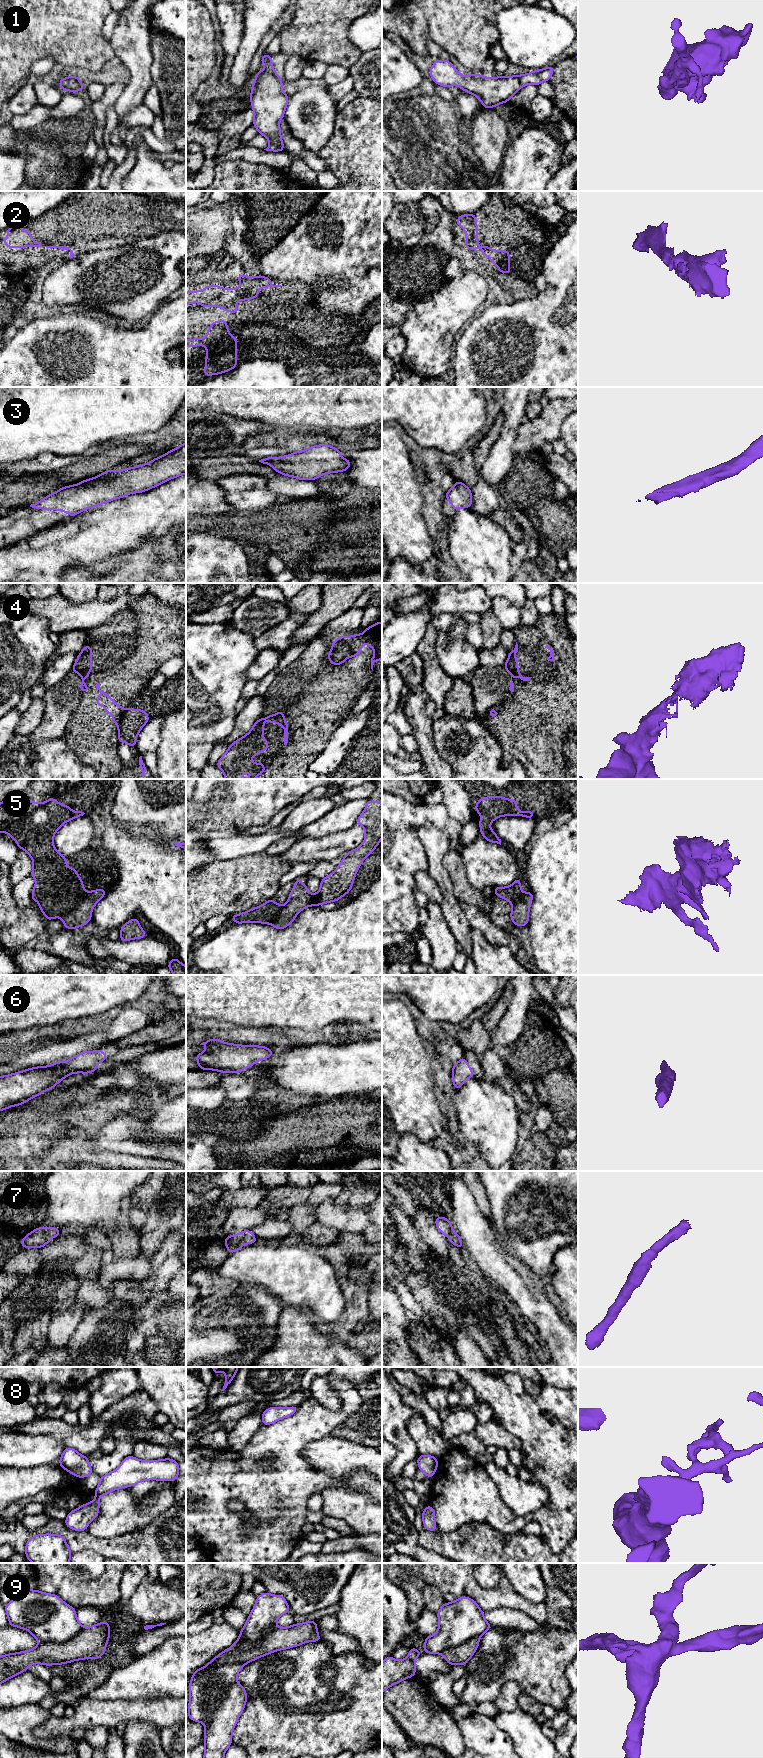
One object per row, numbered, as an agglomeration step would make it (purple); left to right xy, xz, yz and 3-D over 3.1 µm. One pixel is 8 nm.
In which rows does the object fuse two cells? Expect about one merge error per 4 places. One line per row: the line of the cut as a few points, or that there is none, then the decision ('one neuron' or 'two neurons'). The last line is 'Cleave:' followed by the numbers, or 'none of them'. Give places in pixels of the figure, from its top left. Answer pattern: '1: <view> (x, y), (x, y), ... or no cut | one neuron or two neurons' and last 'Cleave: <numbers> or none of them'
1: no cut | one neuron
2: no cut | one neuron
3: no cut | one neuron
4: xy (81, 675), (87, 677) | two neurons
5: xy (85, 893), (72, 909), (59, 916) | two neurons
6: no cut | one neuron
7: no cut | one neuron
8: no cut | one neuron
9: xy (83, 1627), (74, 1636), (63, 1642), (39, 1642) | two neurons
Cleave: 4, 5, 9

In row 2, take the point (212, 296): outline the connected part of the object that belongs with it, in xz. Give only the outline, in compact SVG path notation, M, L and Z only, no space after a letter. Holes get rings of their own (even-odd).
M245 274L238 275L240 288L219 288L217 284L205 286L203 290L186 291L186 303L195 304L197 300L203 307L221 307L224 311L237 313L237 300L244 302L246 299L255 299L259 294L258 288L280 287L273 285L271 279L258 275L249 277Z

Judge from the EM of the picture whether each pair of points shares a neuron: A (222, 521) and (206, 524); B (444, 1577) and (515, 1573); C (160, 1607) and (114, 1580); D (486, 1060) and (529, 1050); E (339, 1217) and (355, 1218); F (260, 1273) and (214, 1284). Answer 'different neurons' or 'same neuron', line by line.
A: same neuron
B: different neurons
C: different neurons
D: different neurons
E: same neuron
F: different neurons

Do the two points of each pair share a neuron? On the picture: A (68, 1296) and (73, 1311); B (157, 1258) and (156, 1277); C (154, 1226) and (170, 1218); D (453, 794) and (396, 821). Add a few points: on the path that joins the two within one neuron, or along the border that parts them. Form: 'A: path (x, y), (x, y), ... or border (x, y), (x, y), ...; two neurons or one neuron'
A: border (75, 1302), (52, 1316); two neurons
B: border (175, 1253), (168, 1256), (152, 1271); two neurons
C: path (158, 1224), (166, 1218); one neuron
D: border (442, 802), (447, 812), (457, 821); two neurons

